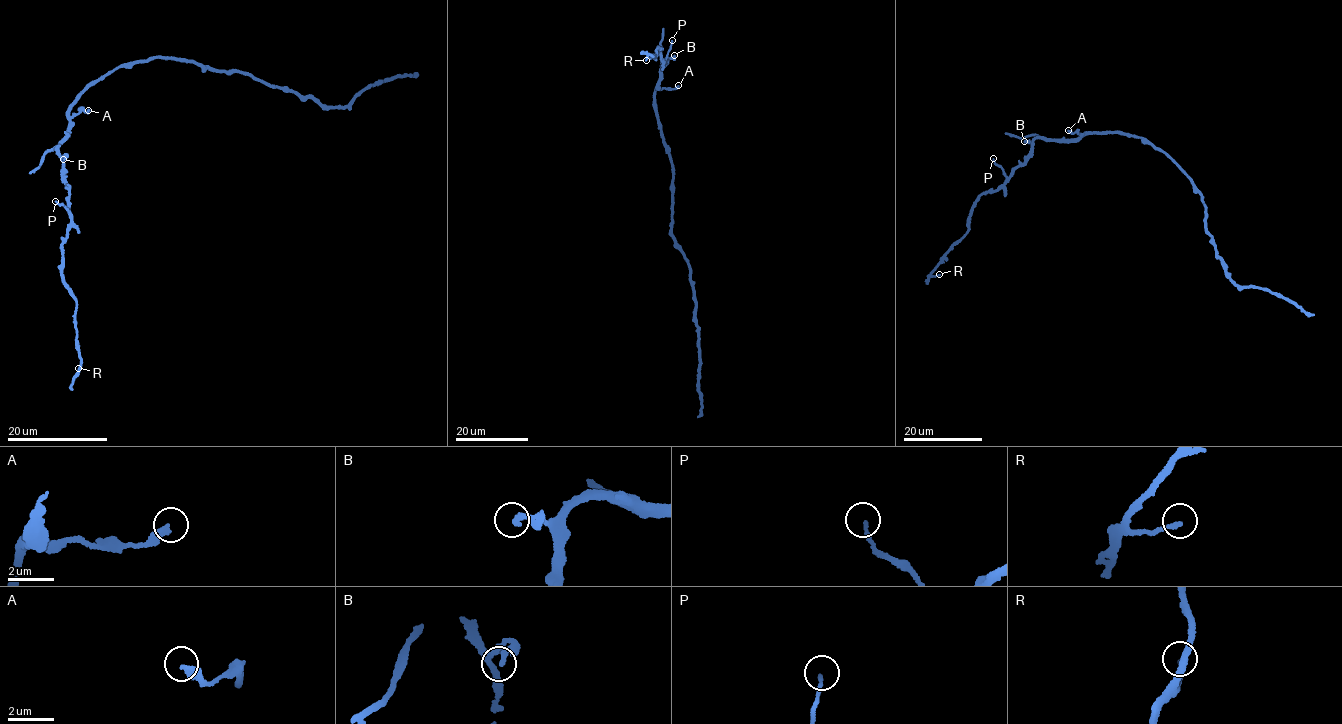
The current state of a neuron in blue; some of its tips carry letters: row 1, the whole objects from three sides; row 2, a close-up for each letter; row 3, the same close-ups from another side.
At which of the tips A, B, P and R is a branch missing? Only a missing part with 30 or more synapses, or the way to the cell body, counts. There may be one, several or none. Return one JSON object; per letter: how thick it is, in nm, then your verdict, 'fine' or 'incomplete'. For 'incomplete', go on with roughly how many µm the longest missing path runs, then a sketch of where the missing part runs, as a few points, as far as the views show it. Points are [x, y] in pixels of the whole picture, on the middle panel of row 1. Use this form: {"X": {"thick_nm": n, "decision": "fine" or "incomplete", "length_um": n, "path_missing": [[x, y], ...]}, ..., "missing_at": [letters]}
{"A": {"thick_nm": 280, "decision": "fine"}, "B": {"thick_nm": 200, "decision": "fine"}, "P": {"thick_nm": 140, "decision": "fine"}, "R": {"thick_nm": 150, "decision": "fine"}, "missing_at": []}

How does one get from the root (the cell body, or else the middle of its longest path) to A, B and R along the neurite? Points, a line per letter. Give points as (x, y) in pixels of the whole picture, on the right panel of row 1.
A: (1139, 137), (1106, 131), (1089, 131), (1081, 136), (1068, 130)
B: (1139, 137), (1111, 131), (1090, 131), (1066, 141), (1040, 137), (1024, 141)
R: (1139, 137), (1106, 131), (1066, 141), (1036, 137), (1009, 180), (975, 202), (967, 233), (931, 274), (939, 274)

